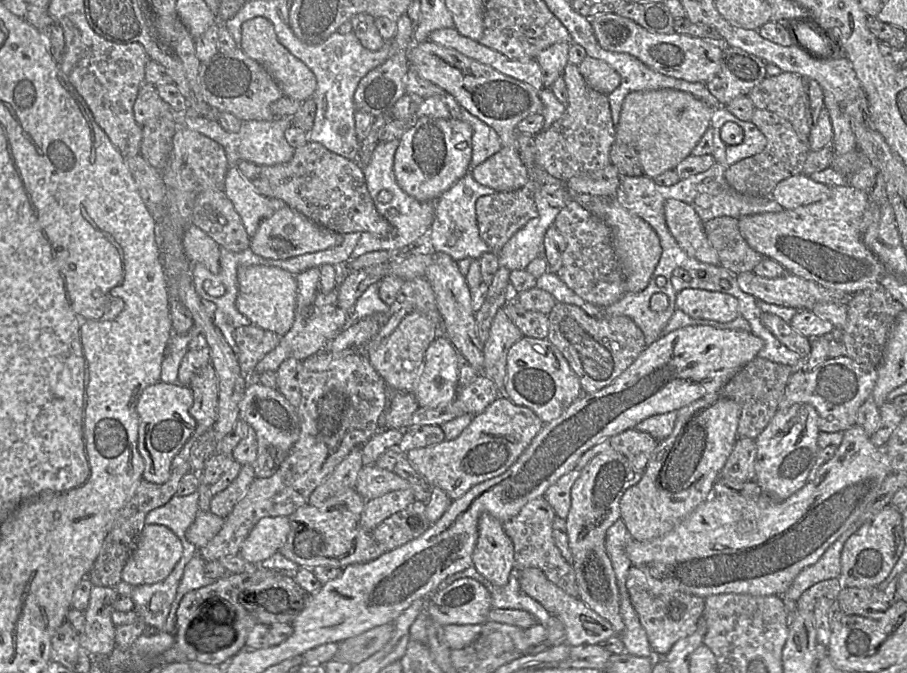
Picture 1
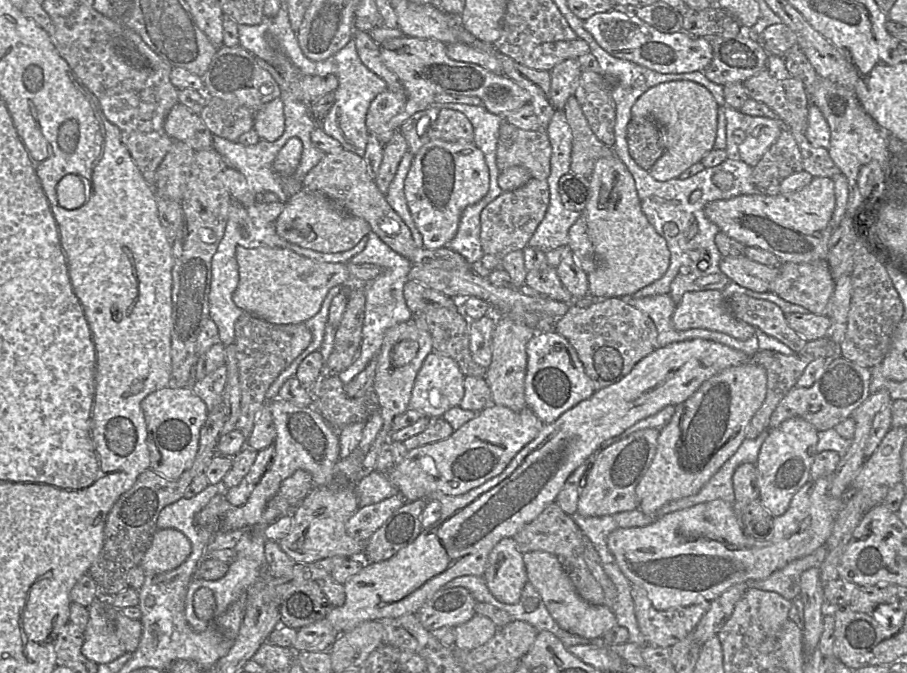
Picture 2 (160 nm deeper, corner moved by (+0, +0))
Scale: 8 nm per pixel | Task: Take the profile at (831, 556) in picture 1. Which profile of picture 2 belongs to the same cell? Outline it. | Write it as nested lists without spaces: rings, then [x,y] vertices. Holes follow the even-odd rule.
[[[823,545],[812,554],[791,561],[766,579],[750,582],[749,587],[777,592],[785,599],[792,601],[800,597],[800,577],[802,573],[810,568],[820,568],[826,555],[827,549]]]

